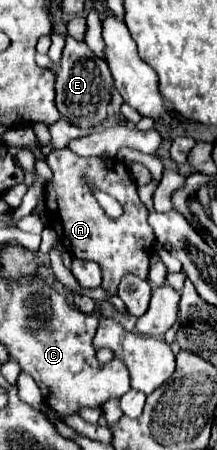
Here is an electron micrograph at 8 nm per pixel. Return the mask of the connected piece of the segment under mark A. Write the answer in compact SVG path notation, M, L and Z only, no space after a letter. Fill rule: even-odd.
M52 150L46 156L48 166L54 176L46 184L46 208L52 220L52 226L60 234L60 242L82 260L94 260L102 266L102 286L116 294L120 278L126 274L136 274L146 280L148 276L148 258L154 244L154 232L146 220L146 206L138 198L136 184L128 176L128 168L114 160L114 166L108 164L106 158L82 158L72 150ZM88 176L100 190L112 190L112 196L122 204L124 212L120 218L112 220L100 208L98 200L90 194L82 178Z

